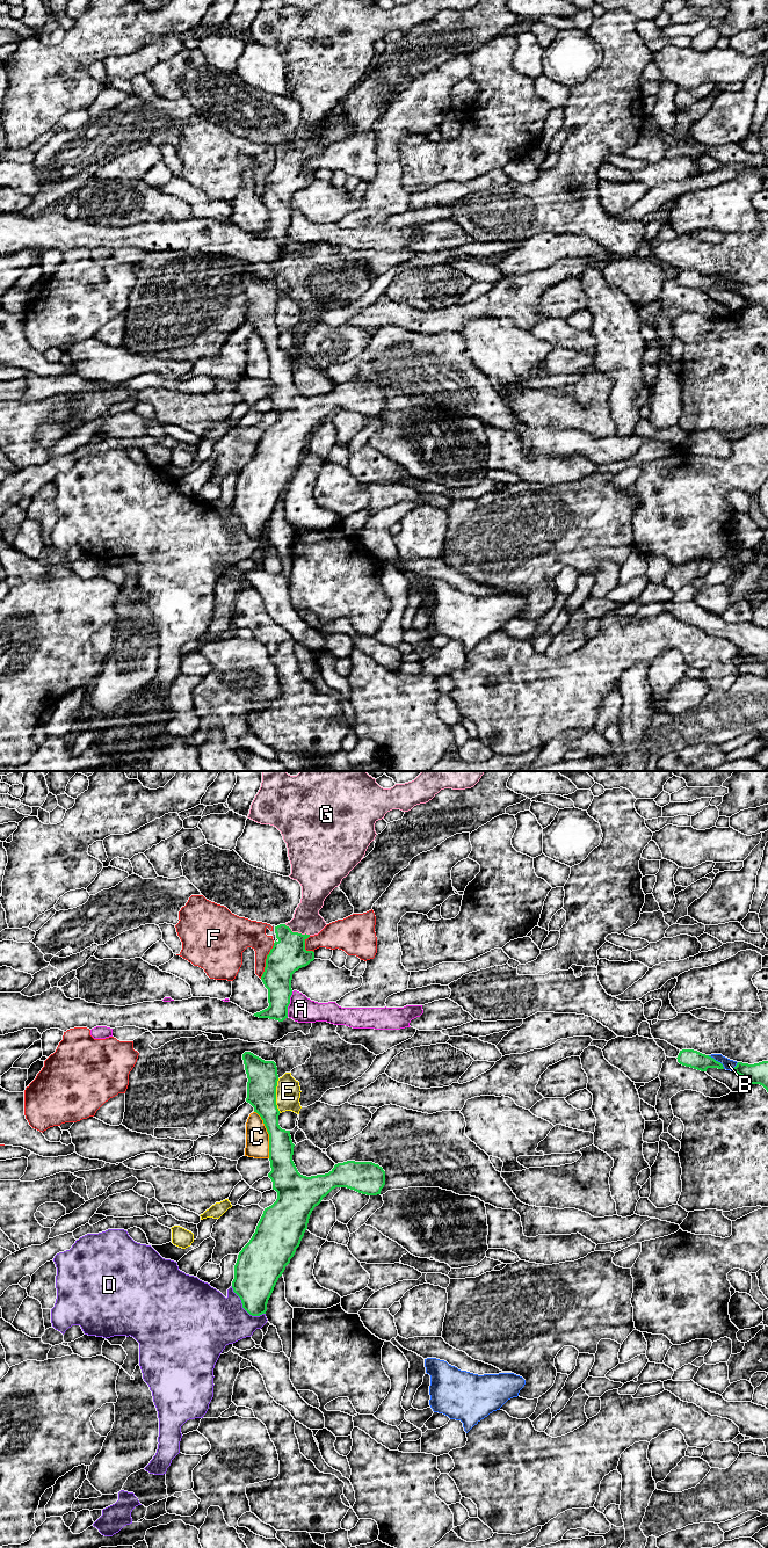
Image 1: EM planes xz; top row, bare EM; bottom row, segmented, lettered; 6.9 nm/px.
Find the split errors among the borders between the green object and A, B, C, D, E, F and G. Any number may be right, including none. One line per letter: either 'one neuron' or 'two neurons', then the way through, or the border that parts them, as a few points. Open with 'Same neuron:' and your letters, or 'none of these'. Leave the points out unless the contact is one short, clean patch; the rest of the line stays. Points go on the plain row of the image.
Same neuron: G
A: two neurons
B: two neurons; border xz (708, 276), (717, 281), (724, 289)
C: two neurons; border xz (254, 332), (262, 341), (268, 355), (269, 378)
D: two neurons; border xz (231, 507), (239, 518), (241, 527), (250, 535), (265, 535)
E: two neurons
F: two neurons
G: one neuron; way xz (288, 175), (291, 159), (297, 153), (306, 140)

